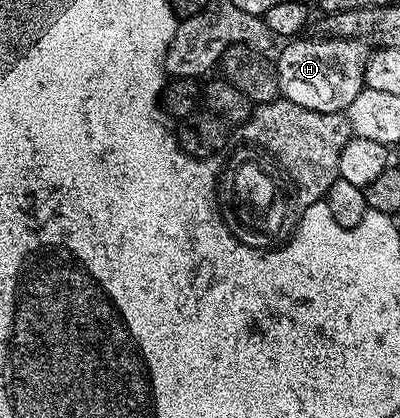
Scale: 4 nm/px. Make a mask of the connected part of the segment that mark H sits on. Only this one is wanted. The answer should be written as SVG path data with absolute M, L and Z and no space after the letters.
M326 38L319 42L302 39L290 40L284 50L279 66L283 99L299 110L311 110L323 116L344 112L365 87L365 67L371 54L370 48L365 43L350 39Z

